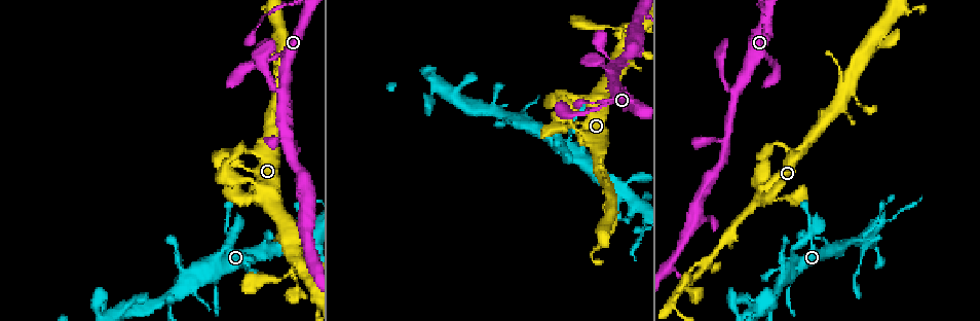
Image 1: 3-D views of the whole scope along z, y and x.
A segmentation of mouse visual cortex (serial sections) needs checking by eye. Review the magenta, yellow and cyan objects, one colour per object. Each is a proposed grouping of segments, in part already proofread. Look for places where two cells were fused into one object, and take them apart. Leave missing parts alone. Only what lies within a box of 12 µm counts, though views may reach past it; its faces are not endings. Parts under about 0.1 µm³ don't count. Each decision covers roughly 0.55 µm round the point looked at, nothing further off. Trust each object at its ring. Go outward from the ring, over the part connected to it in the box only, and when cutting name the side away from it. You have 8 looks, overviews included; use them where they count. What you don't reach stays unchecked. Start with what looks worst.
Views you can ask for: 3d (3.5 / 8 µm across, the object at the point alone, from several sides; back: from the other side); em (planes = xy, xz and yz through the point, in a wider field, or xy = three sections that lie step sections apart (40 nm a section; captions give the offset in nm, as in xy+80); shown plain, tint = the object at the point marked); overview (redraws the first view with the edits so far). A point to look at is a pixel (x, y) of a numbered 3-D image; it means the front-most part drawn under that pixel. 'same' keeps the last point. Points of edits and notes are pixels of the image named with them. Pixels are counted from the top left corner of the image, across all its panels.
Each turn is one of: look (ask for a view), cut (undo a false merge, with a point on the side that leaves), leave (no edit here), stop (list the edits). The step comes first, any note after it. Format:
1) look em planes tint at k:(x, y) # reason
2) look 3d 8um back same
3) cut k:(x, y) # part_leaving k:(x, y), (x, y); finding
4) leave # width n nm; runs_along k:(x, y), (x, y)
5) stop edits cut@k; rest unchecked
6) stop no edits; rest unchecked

look 3d 3.5um at 1:(726, 137) # abrupt turn

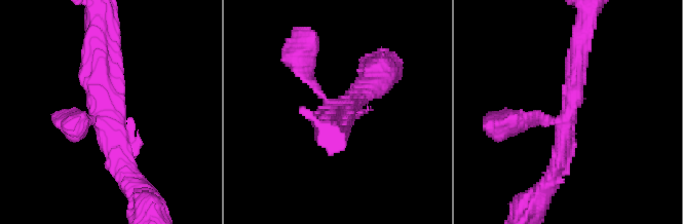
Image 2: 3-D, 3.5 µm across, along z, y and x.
look em xy step 2 tint at 2:(102, 110) # need the tissue

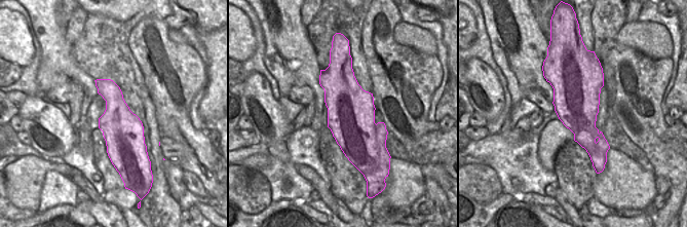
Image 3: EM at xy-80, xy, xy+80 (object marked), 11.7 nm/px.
look em xy step 3 tint same

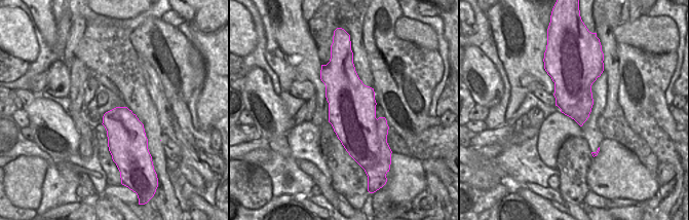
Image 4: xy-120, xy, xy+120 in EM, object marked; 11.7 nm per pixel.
leave # all the same cell

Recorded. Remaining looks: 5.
look 3d 3.5um at 1:(164, 296) # arms part here

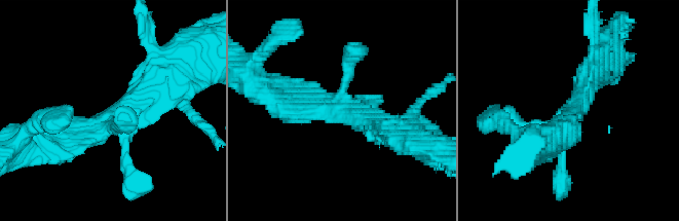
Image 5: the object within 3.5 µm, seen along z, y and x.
look em xy step 1 tint at 5:(348, 110)

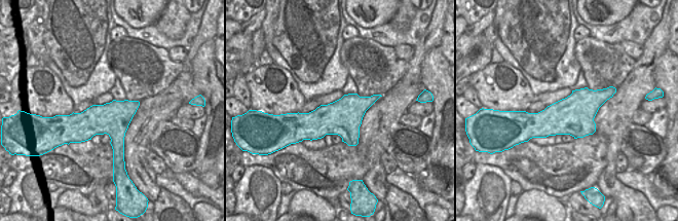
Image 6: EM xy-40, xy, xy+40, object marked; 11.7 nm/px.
leave # runs_along 5:(164, 78), (123, 119), (50, 138); continuous, no second cell

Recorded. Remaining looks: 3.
look 3d 3.5um at 1:(270, 208) # thick turns thin

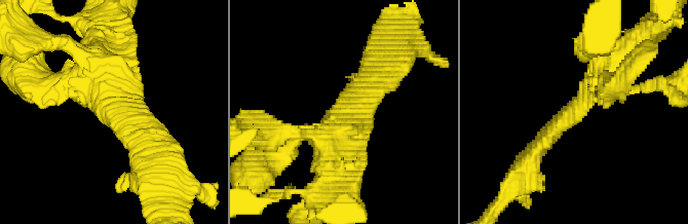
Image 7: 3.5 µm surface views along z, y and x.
look em xy step 1 tint at 7:(576, 111)

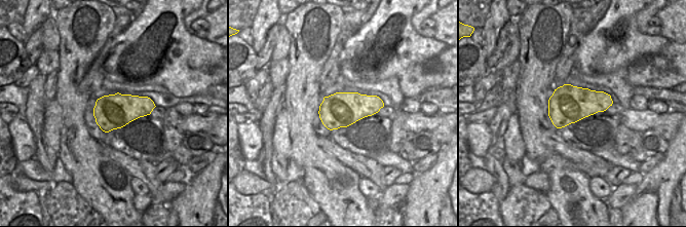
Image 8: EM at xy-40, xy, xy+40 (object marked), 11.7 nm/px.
leave # width 400 nm; runs_along 7:(620, 56), (533, 156); one cell here

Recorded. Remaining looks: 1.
stop no edits; rest unchecked

